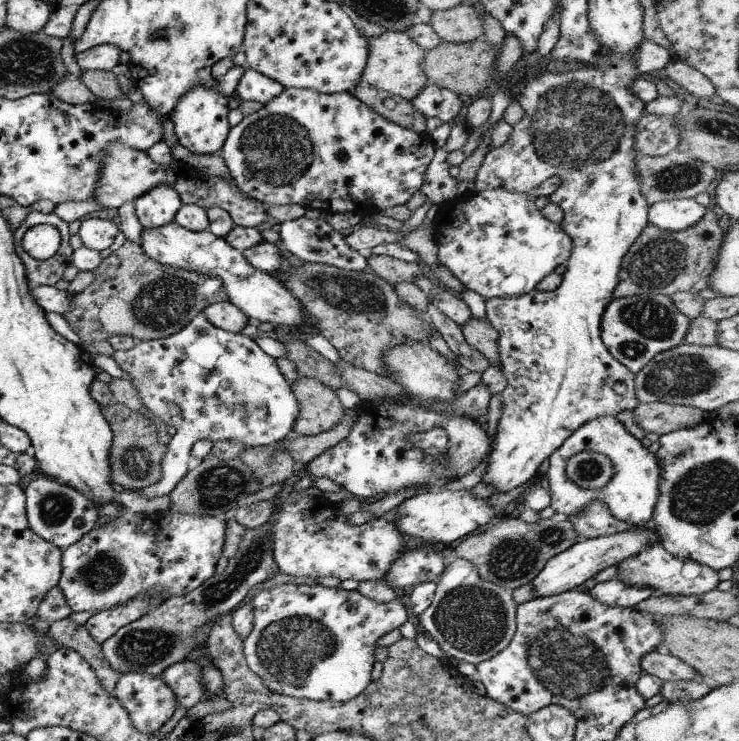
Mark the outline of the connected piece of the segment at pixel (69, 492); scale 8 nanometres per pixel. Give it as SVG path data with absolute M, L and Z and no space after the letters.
M47 478L31 480L24 490L25 512L29 530L43 538L45 542L51 542L61 551L77 542L83 534L96 526L99 516L99 506L93 500L87 500L80 491L74 490L68 485Z

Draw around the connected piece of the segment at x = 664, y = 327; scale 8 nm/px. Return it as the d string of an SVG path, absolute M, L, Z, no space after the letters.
M667 295L622 297L611 300L605 308L601 318L600 340L614 360L635 374L655 354L682 343L689 324L690 320L677 311Z

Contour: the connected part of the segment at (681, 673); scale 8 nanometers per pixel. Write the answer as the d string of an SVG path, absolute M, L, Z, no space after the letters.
M655 650L645 654L640 661L642 673L655 676L659 681L680 682L689 681L696 676L687 664L680 662L668 652Z

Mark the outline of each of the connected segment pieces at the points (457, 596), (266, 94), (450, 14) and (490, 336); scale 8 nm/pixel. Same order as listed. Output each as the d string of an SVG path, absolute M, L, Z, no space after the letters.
M457 557L441 572L441 578L436 584L431 604L418 616L418 619L420 630L433 639L445 655L475 666L498 654L511 641L516 630L515 612L516 605L509 591L483 581L478 576L477 568L473 564Z
M250 69L244 71L235 88L241 101L255 101L261 104L270 102L283 90L277 82Z
M467 2L445 11L432 11L430 28L441 42L469 43L482 38L484 19Z
M470 318L462 328L464 342L479 352L489 365L499 366L497 334L484 319L483 321Z

